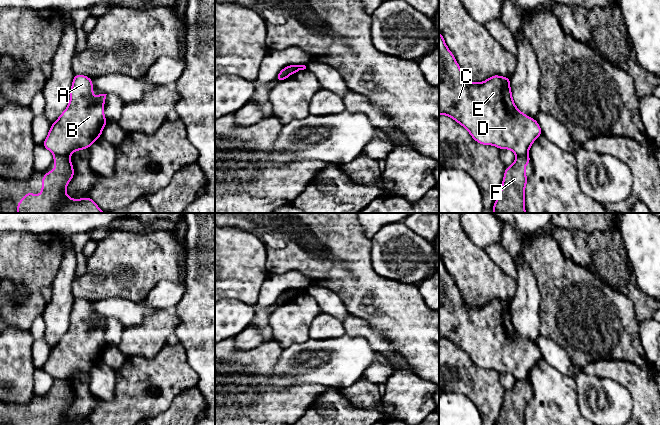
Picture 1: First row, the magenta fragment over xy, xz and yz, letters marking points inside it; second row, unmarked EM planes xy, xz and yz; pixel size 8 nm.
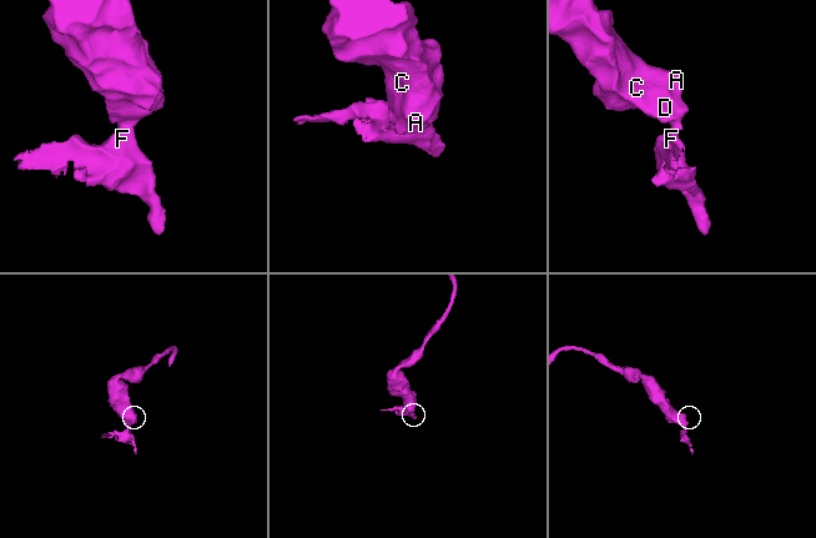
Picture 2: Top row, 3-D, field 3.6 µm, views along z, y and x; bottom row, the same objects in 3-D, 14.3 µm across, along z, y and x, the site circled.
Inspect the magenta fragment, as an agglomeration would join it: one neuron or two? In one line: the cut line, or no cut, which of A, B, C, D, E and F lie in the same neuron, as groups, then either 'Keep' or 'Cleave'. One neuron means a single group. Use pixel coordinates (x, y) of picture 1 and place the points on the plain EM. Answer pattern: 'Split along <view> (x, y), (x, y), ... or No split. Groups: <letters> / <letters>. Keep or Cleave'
Split along xy (55, 378), (68, 381). Groups: A B C D E / F. Cleave

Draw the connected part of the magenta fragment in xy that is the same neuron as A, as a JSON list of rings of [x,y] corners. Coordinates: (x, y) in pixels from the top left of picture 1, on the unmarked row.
[[[75,298],[70,314],[70,326],[59,342],[52,347],[49,357],[42,368],[44,372],[48,373],[54,379],[69,381],[74,375],[88,373],[101,361],[103,352],[108,348],[104,340],[104,327],[107,318],[99,318],[98,321],[94,323],[93,316],[92,302],[81,298]]]

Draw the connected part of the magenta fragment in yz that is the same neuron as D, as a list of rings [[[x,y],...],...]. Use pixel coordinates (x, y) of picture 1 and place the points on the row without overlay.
[[[439,255],[439,339],[454,343],[482,369],[510,373],[517,381],[528,379],[533,366],[542,359],[536,345],[523,338],[514,328],[510,302],[493,299],[484,306],[467,306],[461,291],[448,273]]]

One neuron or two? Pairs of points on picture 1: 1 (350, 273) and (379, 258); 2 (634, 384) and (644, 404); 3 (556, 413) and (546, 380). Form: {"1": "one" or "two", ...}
{"1": "two", "2": "one", "3": "one"}

